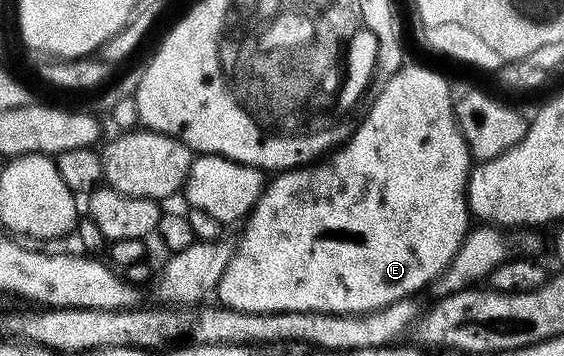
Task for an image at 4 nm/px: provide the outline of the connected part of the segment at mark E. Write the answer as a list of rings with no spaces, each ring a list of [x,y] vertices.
[[[409,65],[401,66],[397,71],[396,76],[392,78],[389,83],[383,84],[380,88],[380,95],[372,102],[368,109],[368,114],[360,120],[360,126],[348,136],[346,142],[339,149],[333,150],[327,157],[321,158],[319,161],[313,162],[311,165],[301,165],[299,167],[291,168],[287,171],[279,172],[275,176],[276,179],[265,186],[264,192],[260,195],[260,200],[256,202],[255,207],[252,208],[252,214],[247,216],[246,224],[248,228],[244,231],[244,236],[241,237],[240,243],[235,248],[235,255],[229,263],[229,267],[222,274],[221,281],[218,286],[219,302],[230,309],[238,309],[246,313],[278,313],[279,311],[321,311],[327,315],[362,315],[366,311],[377,311],[383,307],[389,307],[392,303],[396,303],[400,299],[406,299],[415,296],[416,291],[420,291],[423,287],[431,288],[436,280],[440,278],[440,274],[447,270],[448,266],[452,264],[452,259],[458,253],[458,249],[464,243],[467,237],[470,224],[470,212],[468,209],[468,177],[470,168],[473,166],[474,160],[468,153],[468,146],[462,137],[460,127],[456,124],[456,108],[454,106],[454,91],[448,88],[448,83],[436,71],[431,71],[428,67],[408,67]]]

